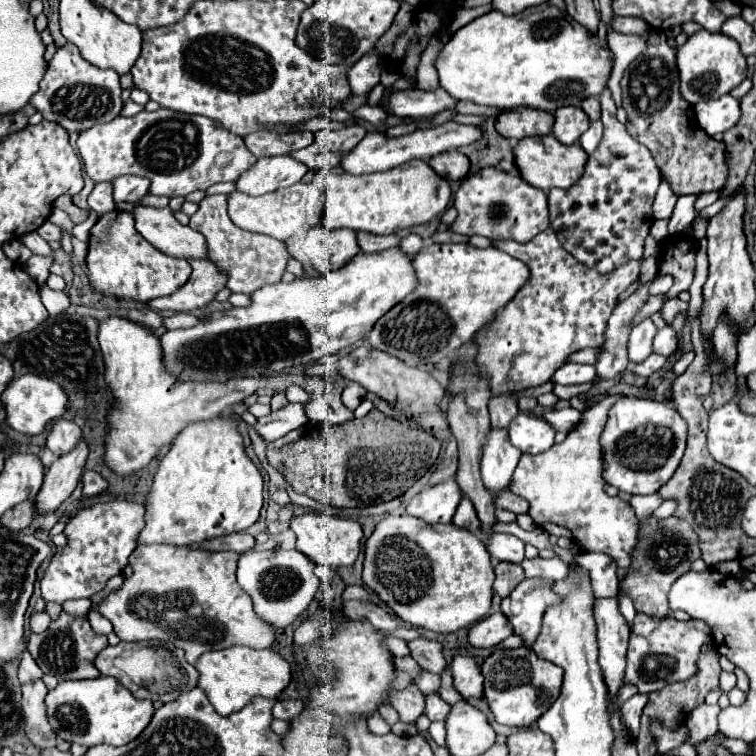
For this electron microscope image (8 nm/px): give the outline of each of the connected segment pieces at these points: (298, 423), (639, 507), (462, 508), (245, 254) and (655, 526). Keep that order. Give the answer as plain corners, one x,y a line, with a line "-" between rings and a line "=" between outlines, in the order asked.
290,403
288,407
280,409
280,411
272,411
270,415
258,419
254,429
262,437
262,441
270,443
270,441
284,437
288,431
306,425
306,423
308,423
308,419
306,419
302,403
=
658,493
638,495
638,497
632,497
632,499
630,499
630,505
634,507
638,519
644,523
646,517
648,517
654,509
658,509
658,507
662,505
662,495
658,495
=
464,495
462,501
460,501
458,511
454,513
452,523
458,525
458,527
462,527
462,529
468,529
468,531
472,531
472,533
478,533
478,529
480,529
480,519
478,519
478,515
476,515
476,511
474,511
472,501
470,501
466,495
=
206,195
200,203
198,213
190,217
188,227
194,231
200,231
206,237
208,243
208,259
228,275
226,287
234,293
246,293
250,295
252,291
278,283
286,271
286,263
292,259
288,253
284,241
278,241
268,235
260,233
250,233
240,227
236,227
226,211
226,199
228,195
=
650,515
648,523
638,529
638,543
634,547
634,555
630,557
630,573
626,573
626,577
620,579
618,589
634,601
636,611
658,619
668,617
672,613
668,607
670,585
674,583
674,579
690,571
692,561
700,555
702,551
698,547
698,535
694,535
690,523
674,515
670,515
668,519
656,519
654,515

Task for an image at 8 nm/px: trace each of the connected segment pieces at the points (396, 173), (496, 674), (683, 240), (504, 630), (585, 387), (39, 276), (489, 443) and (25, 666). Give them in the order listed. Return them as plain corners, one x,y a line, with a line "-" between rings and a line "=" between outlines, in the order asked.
412,159
402,167
374,175
350,175
330,171
326,175
326,211
322,225
326,229
354,229
376,235
396,233
414,225
428,223
442,215
450,203
452,189
446,179
436,175
426,161
=
528,647
496,649
484,661
482,675
484,675
486,701
496,721
502,725
536,723
544,715
544,711
550,709
550,703
558,699
562,687
562,667
554,663
546,663
546,659
540,659
=
674,235
668,237
660,249
660,275
668,273
674,277
674,287
666,293
666,297
678,297
678,293
688,289
694,279
694,241
686,235
=
492,613
486,619
474,623
468,631
468,643
472,647
496,647
512,635
512,627
502,613
=
554,383
553,393
560,400
570,400
574,396
582,395
587,392
592,386
592,383
582,384
582,385
571,385
565,386
=
32,255
30,261
24,265
26,273
38,283
38,285
44,285
44,281
48,279
48,269
50,269
50,263
52,263
52,257
40,257
40,255
=
500,427
488,429
486,443
482,447
480,473
490,493
496,493
510,485
520,455
522,453
508,439
508,429
500,429
=
28,651
22,653
22,661
20,661
20,667
18,667
18,677
20,677
20,683
26,683
26,681
42,677
40,667
34,663
34,657

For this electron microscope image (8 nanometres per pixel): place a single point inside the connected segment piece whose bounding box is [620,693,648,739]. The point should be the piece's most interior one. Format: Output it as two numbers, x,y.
631,710

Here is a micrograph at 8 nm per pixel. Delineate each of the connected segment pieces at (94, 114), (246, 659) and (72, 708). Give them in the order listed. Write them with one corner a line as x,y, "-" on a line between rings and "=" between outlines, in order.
66,43
58,47
56,55
48,63
48,71
40,83
38,93
32,95
30,105
42,113
44,119
62,125
68,133
86,131
98,123
108,123
116,119
122,111
122,87
120,75
110,69
98,69
90,65
74,47
=
234,645
224,651
210,651
204,653
196,669
200,673
198,687
202,687
214,705
214,709
220,715
230,715
246,707
254,697
266,697
266,699
280,699
282,691
290,683
290,665
288,661
276,653
274,649
250,649
244,645
=
98,677
86,681
60,681
46,695
46,717
54,733
68,741
84,747
106,745
126,745
136,739
154,715
152,701
136,699
128,689
124,689
114,677

